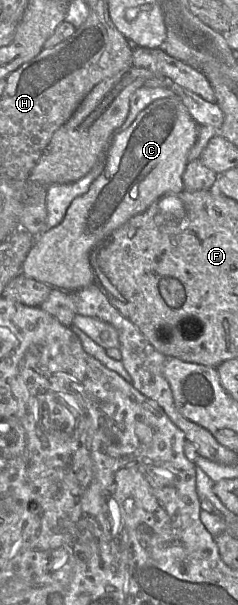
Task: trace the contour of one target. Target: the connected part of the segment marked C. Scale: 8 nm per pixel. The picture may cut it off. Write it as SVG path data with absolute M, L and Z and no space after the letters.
M176 95L157 99L145 107L125 130L114 137L101 174L91 183L86 193L71 202L62 222L35 238L23 263L21 275L66 292L74 292L93 284L90 254L94 247L130 218L145 211L159 197L184 190L182 176L198 132L199 125Z

